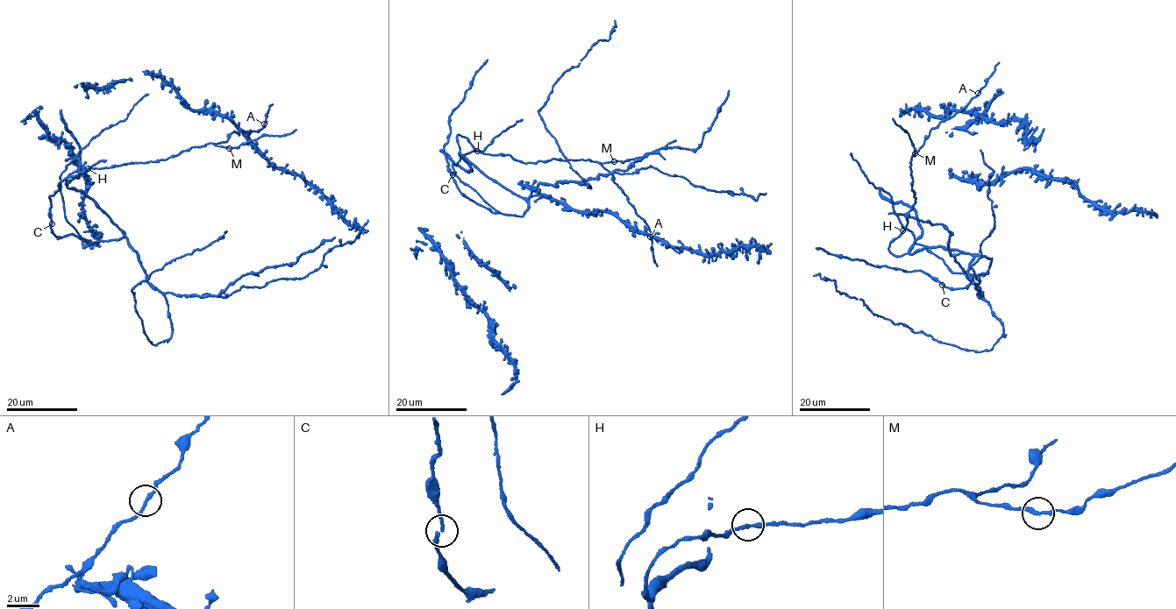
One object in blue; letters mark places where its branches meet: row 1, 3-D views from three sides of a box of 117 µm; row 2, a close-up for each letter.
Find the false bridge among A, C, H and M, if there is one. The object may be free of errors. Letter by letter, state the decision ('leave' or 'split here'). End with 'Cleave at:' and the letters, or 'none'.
A: leave
C: leave
H: leave
M: leave
Cleave at: none

